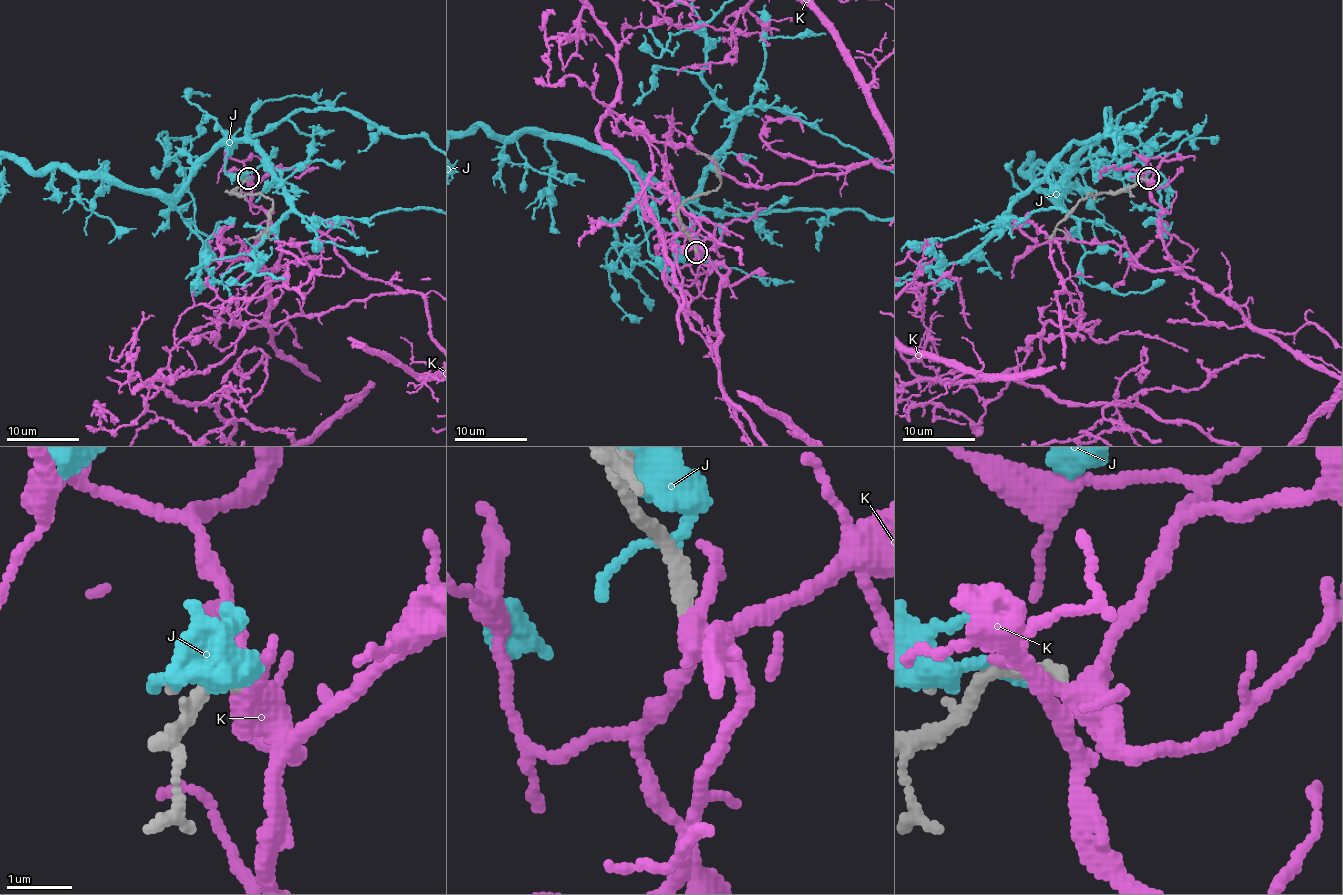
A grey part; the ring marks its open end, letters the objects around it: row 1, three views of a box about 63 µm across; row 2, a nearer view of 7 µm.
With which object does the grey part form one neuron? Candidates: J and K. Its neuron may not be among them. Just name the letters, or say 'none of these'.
none of these

